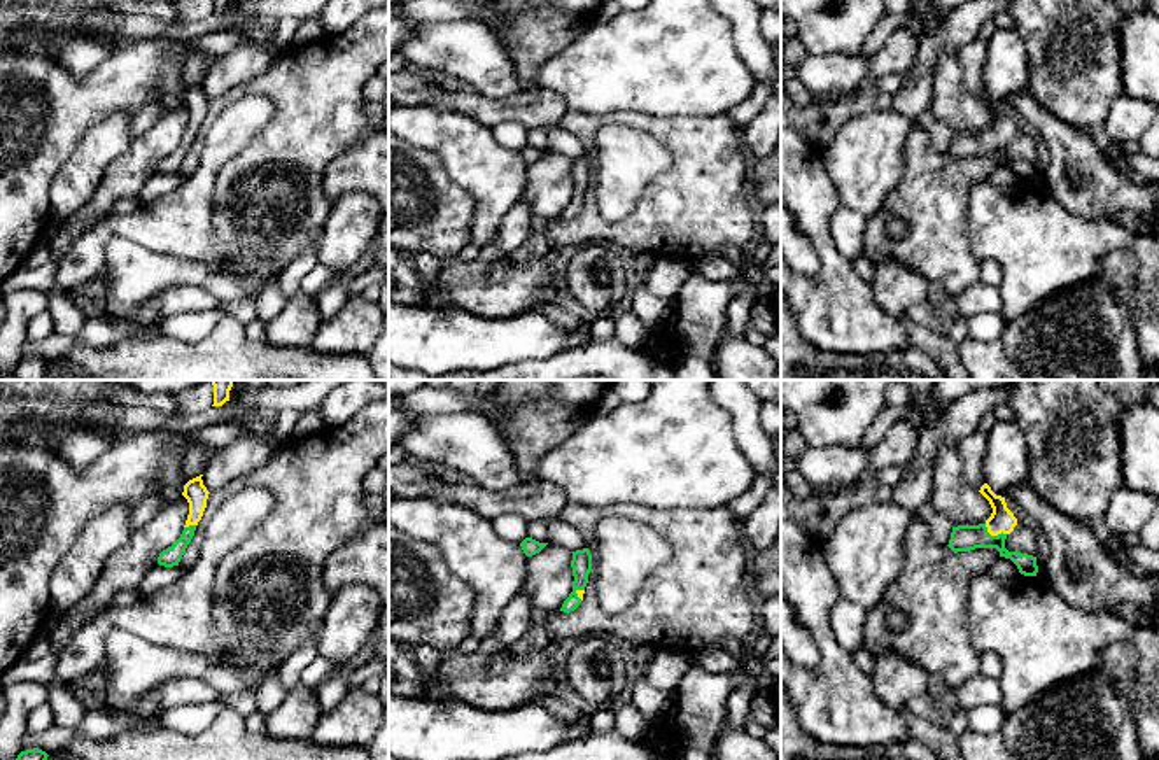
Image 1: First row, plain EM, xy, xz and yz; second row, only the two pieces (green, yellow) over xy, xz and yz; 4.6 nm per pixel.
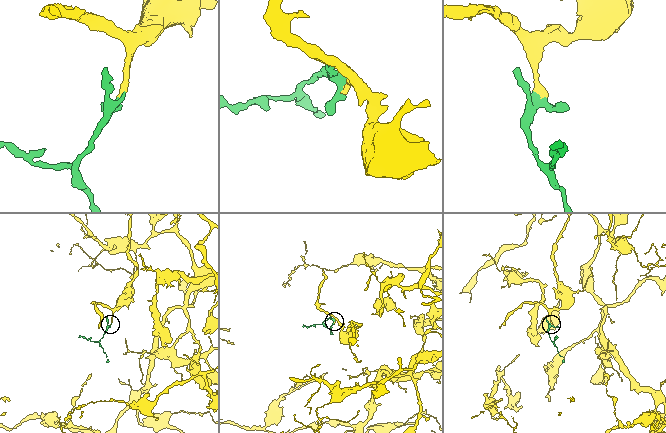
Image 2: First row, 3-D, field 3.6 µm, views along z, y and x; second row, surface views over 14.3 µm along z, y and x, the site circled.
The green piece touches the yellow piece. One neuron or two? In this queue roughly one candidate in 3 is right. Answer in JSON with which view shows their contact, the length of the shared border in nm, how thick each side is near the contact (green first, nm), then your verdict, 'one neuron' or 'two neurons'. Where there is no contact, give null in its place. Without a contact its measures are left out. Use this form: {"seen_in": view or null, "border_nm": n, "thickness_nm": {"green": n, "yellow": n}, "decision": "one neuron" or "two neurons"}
{"seen_in": "yz", "border_nm": 120, "thickness_nm": {"green": 120, "yellow": 110}, "decision": "one neuron"}

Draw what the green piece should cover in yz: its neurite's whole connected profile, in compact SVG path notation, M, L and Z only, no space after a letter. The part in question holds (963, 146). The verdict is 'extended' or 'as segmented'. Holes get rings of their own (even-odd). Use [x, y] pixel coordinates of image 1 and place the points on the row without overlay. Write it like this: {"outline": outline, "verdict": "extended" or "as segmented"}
{"outline": "M984 91L979 100L989 109L993 116L991 124L979 133L952 135L947 154L954 161L975 156L996 156L1000 165L1010 166L1021 182L1036 184L1036 165L1021 159L1008 159L1005 156L1007 144L1017 133L1017 126L1007 116L1005 105L996 103L987 91Z", "verdict": "extended"}

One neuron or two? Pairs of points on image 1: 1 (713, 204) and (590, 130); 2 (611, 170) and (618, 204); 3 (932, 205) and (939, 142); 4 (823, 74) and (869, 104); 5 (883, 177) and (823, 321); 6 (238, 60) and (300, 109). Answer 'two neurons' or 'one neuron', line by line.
1: one neuron
2: one neuron
3: two neurons
4: two neurons
5: two neurons
6: two neurons

